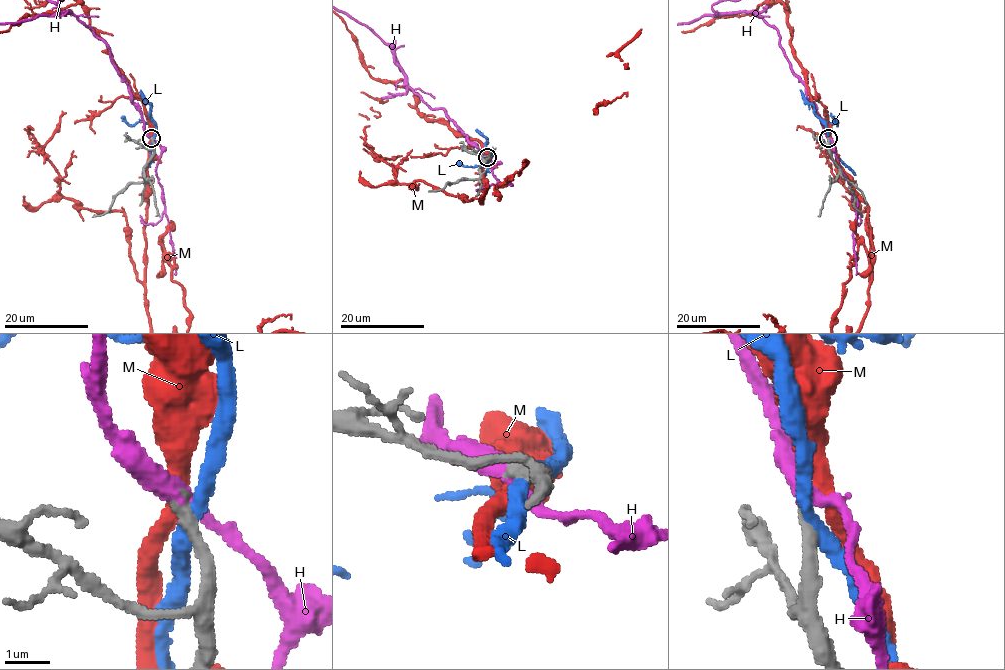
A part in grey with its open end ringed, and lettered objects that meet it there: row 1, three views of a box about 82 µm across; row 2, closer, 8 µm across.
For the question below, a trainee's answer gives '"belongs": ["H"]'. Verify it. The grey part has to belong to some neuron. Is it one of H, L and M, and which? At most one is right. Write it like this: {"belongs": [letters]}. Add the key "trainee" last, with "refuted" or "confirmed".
{"belongs": ["H"], "trainee": "confirmed"}

